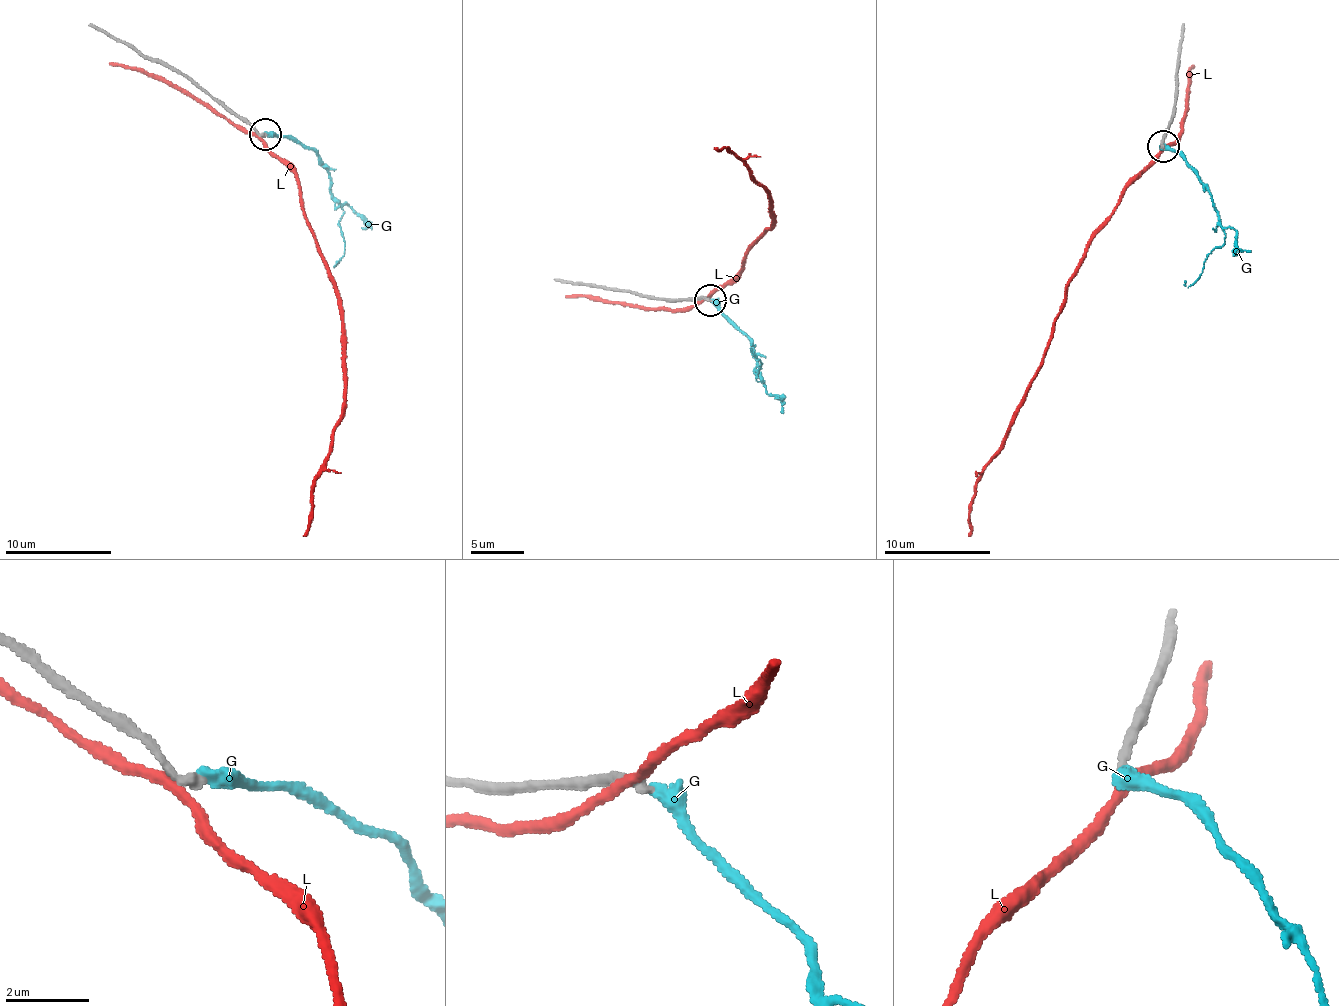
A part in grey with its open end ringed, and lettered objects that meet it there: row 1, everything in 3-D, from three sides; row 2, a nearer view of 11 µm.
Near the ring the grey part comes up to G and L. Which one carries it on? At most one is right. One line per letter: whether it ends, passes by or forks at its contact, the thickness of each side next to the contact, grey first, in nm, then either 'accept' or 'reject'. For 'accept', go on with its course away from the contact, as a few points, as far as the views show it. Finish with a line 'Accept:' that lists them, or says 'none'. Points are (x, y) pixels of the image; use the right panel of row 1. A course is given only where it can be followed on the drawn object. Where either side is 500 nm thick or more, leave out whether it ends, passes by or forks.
G: it ends there; 240 nm thick on the grey side, 400 nm on the other; accept; it runs (1163, 144), (1182, 155), (1208, 192), (1225, 233), (1225, 241), (1203, 265), (1203, 273), (1191, 285), (1185, 280)
L: it passes by; 260 nm thick on the grey side, 240 nm on the other; reject
Accept: G

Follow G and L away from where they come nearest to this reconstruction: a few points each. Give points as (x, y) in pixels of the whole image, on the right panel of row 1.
G: (1163, 144), (1182, 155), (1208, 192), (1225, 233), (1225, 241), (1203, 265), (1203, 273), (1191, 285), (1185, 280)
L: (1161, 146), (1125, 186), (1104, 227), (1086, 249), (1055, 320), (1044, 363), (1014, 424), (976, 485), (970, 535)

